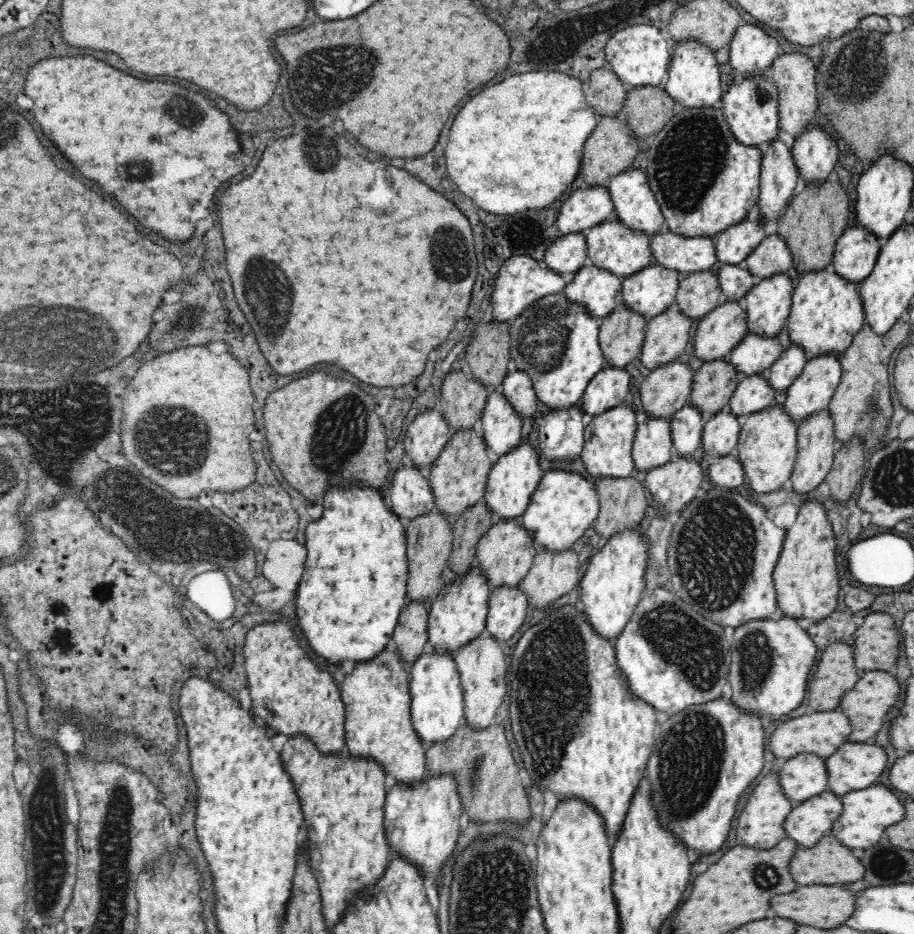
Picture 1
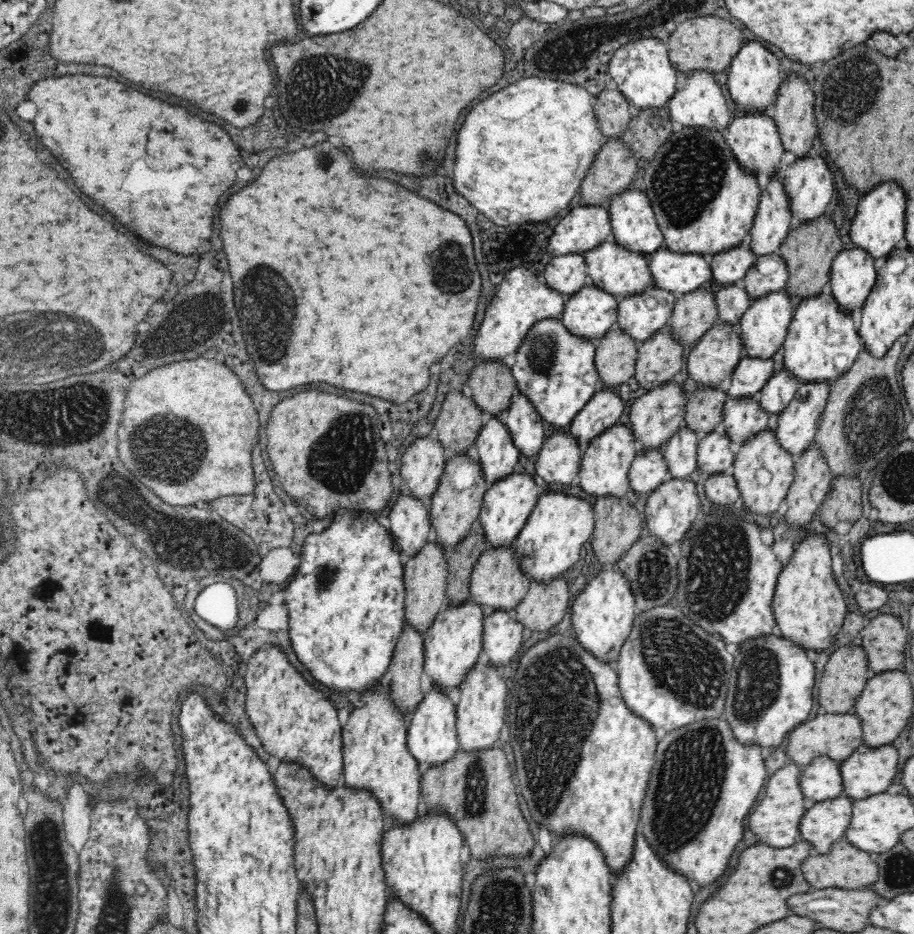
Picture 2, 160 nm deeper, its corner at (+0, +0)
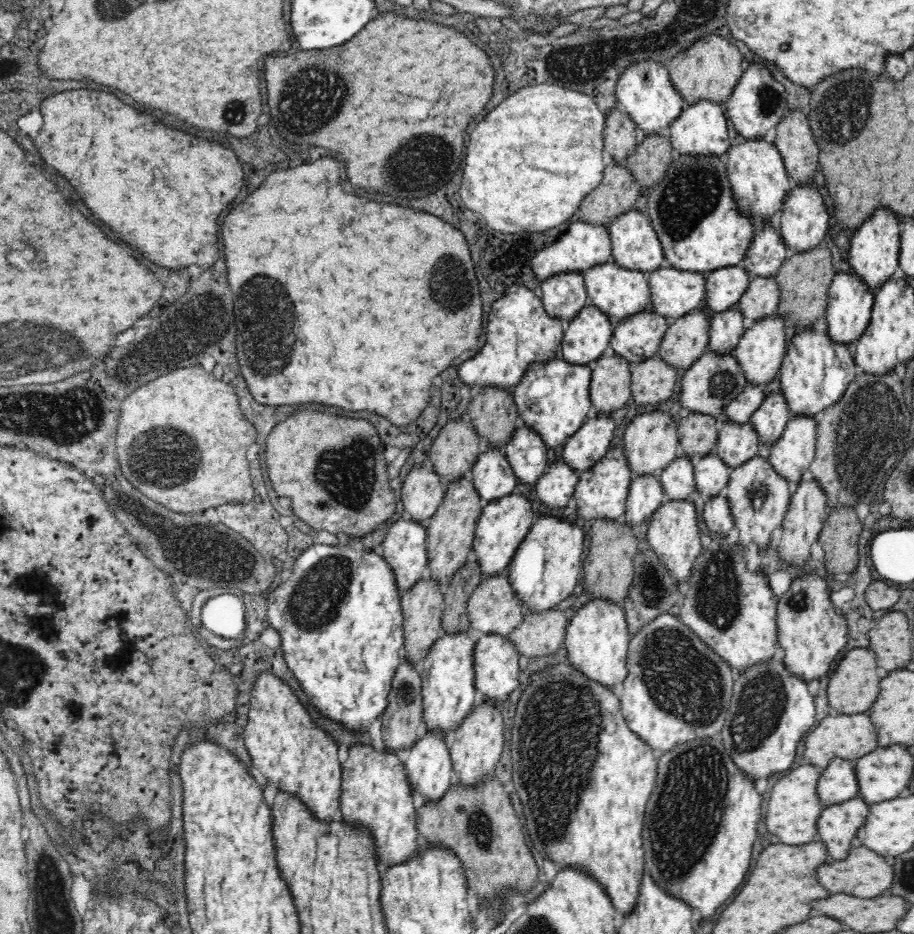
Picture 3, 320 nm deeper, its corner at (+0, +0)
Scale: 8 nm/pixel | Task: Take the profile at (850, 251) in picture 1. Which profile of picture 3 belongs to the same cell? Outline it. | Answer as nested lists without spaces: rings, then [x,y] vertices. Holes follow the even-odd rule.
[[[835,273],[827,296],[827,333],[830,341],[840,345],[850,345],[858,340],[866,330],[874,304],[874,293],[868,291],[864,281],[854,273]]]

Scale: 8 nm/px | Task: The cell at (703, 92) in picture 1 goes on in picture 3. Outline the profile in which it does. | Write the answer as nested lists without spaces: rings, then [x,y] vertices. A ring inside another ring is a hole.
[[[700,101],[696,104],[686,105],[670,129],[670,144],[676,152],[688,157],[720,157],[726,158],[727,150],[731,147],[728,136],[728,119],[724,110],[718,103]]]

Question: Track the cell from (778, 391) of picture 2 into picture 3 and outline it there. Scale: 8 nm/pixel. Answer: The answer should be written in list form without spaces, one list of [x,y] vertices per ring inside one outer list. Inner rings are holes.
[[[781,392],[774,396],[766,395],[763,404],[752,415],[750,422],[763,445],[774,446],[784,434],[792,413]]]

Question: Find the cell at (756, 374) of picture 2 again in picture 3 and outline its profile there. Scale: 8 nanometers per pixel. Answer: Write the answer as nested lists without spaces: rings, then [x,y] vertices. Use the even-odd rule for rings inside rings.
[[[747,384],[744,392],[742,392],[736,400],[732,400],[732,402],[728,404],[726,411],[724,411],[724,415],[718,418],[719,424],[744,424],[745,422],[750,422],[752,415],[763,404],[766,395],[767,391],[762,390],[760,386]]]

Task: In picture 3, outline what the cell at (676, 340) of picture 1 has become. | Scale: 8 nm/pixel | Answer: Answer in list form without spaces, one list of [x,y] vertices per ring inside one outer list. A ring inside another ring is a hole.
[[[658,356],[645,360],[644,364],[631,365],[630,373],[633,410],[654,410],[672,397],[677,371],[669,368]]]

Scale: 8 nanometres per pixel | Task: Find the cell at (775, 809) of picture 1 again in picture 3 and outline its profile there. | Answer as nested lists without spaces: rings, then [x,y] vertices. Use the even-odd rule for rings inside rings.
[[[812,764],[801,765],[796,770],[790,770],[786,776],[772,786],[768,811],[763,818],[763,830],[771,833],[776,841],[798,847],[819,840],[817,822],[826,804],[822,802],[817,791],[822,770]]]

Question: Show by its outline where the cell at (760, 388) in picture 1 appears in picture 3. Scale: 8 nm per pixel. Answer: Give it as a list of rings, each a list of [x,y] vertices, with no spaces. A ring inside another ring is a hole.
[[[751,422],[719,425],[719,438],[714,453],[730,470],[741,467],[758,454],[759,439]]]

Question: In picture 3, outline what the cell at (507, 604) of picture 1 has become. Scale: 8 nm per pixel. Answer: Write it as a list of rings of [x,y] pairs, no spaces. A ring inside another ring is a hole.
[[[484,635],[480,638],[479,642],[475,645],[473,652],[474,657],[474,684],[476,690],[482,694],[486,703],[492,703],[494,707],[504,708],[506,712],[506,703],[510,698],[510,694],[516,690],[519,686],[518,682],[518,653],[516,653],[516,647],[508,641],[508,637],[502,637],[500,635]]]

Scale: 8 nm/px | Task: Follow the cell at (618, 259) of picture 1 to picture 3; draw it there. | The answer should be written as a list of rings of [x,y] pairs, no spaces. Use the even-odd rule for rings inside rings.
[[[613,261],[589,268],[584,274],[587,301],[602,311],[610,322],[616,324],[640,311],[650,309],[648,274],[628,271]]]

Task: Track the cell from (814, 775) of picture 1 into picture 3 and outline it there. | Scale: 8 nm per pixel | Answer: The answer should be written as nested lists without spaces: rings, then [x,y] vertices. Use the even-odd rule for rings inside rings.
[[[841,758],[832,759],[822,770],[817,791],[826,806],[842,804],[860,796],[854,762]]]

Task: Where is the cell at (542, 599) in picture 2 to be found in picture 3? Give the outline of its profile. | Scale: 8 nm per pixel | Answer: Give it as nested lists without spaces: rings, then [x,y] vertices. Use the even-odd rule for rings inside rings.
[[[556,607],[542,614],[524,611],[520,626],[508,637],[518,656],[530,660],[555,654],[565,642],[569,613],[559,612]]]

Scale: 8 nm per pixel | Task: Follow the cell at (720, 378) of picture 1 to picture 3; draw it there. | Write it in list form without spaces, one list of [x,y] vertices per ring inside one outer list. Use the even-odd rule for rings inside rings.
[[[690,413],[677,424],[681,456],[686,459],[705,457],[714,452],[719,438],[717,417]]]

